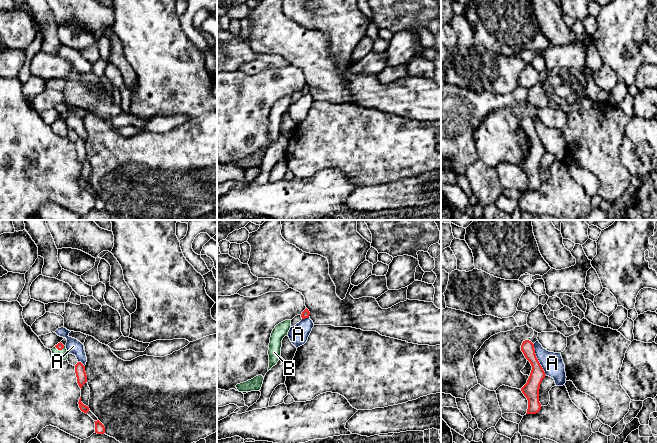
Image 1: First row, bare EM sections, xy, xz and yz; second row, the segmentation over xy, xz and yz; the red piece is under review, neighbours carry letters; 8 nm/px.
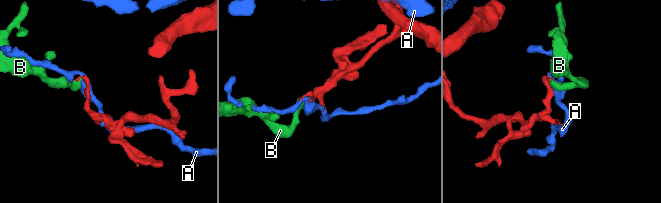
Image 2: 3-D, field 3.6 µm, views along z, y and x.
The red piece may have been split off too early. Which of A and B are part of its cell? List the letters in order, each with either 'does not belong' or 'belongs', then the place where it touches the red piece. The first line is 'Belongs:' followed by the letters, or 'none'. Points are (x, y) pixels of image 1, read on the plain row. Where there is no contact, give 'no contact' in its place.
Belongs: B
A: does not belong | yz (537, 136)
B: belongs | xy (59, 125)

